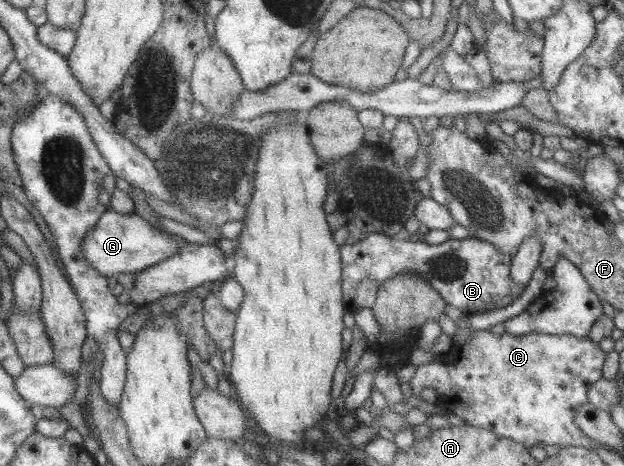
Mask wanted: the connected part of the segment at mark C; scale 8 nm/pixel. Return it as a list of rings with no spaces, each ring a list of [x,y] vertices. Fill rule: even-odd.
[[[478,330],[463,342],[453,340],[449,352],[444,356],[417,365],[408,384],[411,393],[419,397],[423,388],[439,391],[438,404],[444,411],[450,409],[452,414],[463,419],[465,424],[488,429],[499,437],[516,441],[526,448],[545,443],[558,445],[559,448],[579,446],[590,449],[593,447],[593,440],[575,426],[573,413],[579,405],[588,403],[587,389],[601,378],[605,354],[598,343],[587,338],[545,333],[493,335],[491,331]]]

